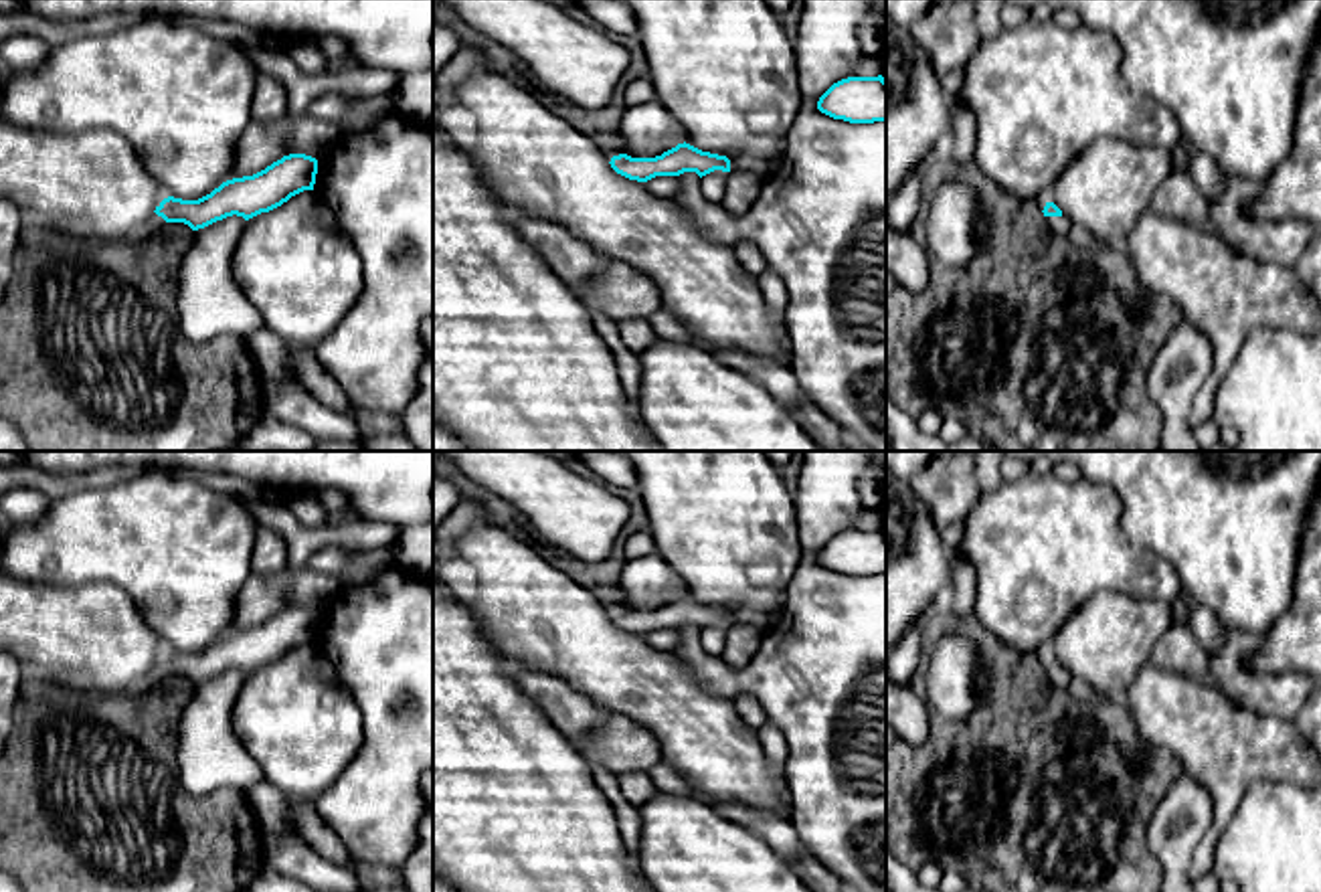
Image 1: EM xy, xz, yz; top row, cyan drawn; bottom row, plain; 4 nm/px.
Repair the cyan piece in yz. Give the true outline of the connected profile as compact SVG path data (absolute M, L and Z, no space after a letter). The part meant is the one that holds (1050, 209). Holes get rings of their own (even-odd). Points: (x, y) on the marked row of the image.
M1050 188L1036 198L1036 204L1046 216L1046 229L1056 237L1068 237L1072 225L1068 216L1064 216L1062 210L1054 204L1054 194Z

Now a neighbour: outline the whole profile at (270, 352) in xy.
M259 328L247 340L247 350L257 364L263 382L297 382L289 368L289 348L267 328Z

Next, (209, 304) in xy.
M233 214L194 233L178 275L176 309L184 340L206 344L218 336L237 336L245 342L265 328L233 273L245 225L243 216Z

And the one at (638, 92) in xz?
M639 77L619 89L621 99L629 105L639 105L655 99L655 89L647 77Z

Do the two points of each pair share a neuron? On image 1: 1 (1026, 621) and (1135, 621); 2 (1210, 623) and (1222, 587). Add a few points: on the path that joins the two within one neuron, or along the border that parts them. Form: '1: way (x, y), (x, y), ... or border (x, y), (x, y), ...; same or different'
1: border (1099, 589), (1075, 609), (1050, 642); different
2: border (1182, 589), (1206, 605), (1222, 623); different

